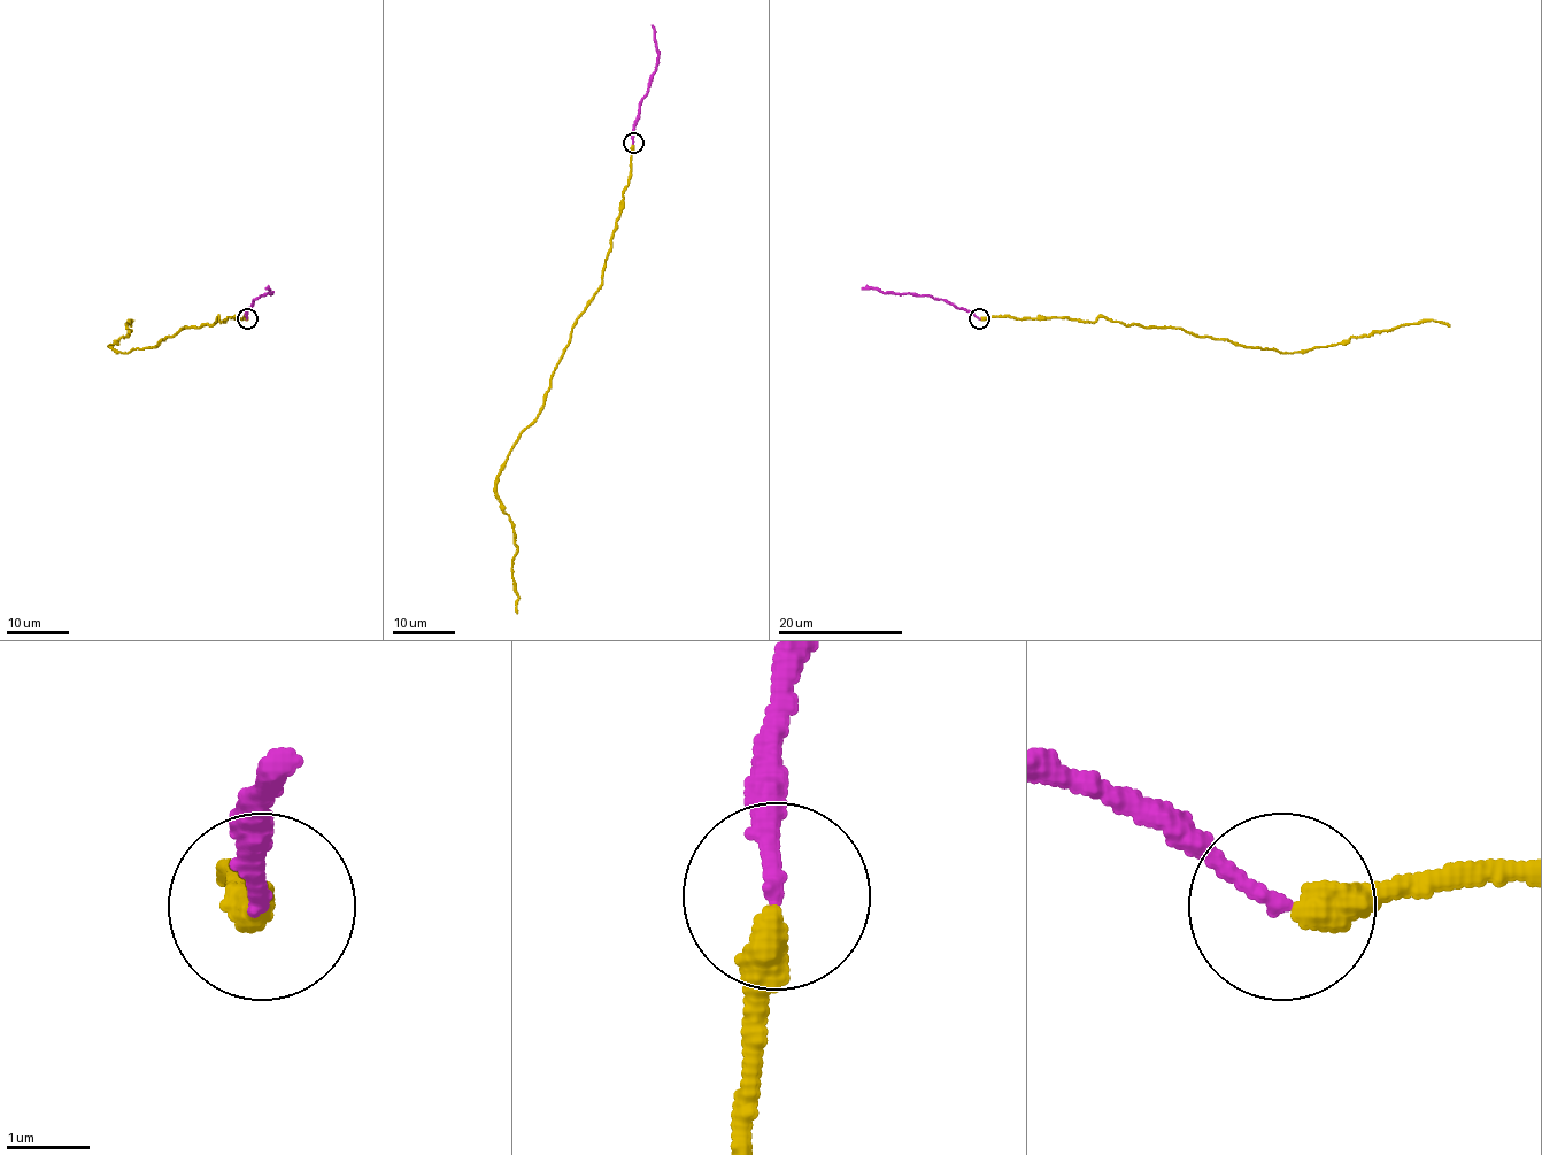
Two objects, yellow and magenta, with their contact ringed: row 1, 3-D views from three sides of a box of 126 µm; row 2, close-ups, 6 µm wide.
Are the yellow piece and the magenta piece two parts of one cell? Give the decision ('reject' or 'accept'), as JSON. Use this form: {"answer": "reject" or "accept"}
{"answer": "accept"}

